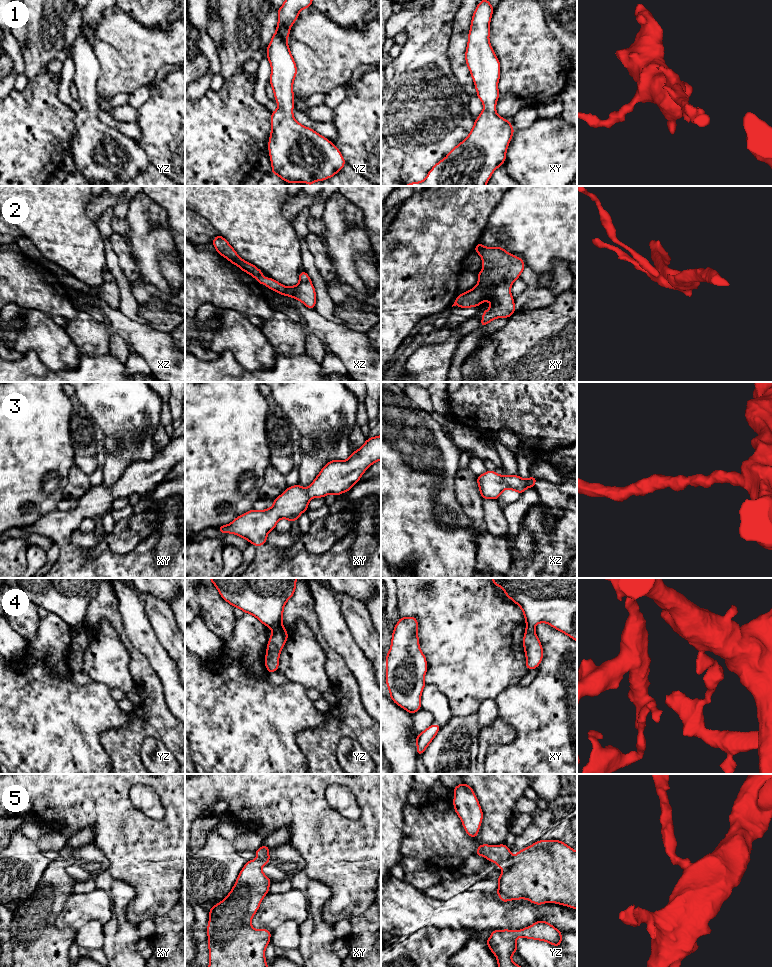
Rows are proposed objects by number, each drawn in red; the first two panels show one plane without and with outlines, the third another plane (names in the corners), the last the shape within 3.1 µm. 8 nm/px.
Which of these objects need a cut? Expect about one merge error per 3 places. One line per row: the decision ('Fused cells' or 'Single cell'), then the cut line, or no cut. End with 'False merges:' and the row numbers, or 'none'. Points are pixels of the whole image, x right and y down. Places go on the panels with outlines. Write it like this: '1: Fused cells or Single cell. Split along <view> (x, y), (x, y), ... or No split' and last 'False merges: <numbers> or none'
1: Single cell. No split
2: Fused cells. Split along xy (472, 289), (471, 296), (480, 303)
3: Single cell. No split
4: Fused cells. Split along yz (281, 624), (272, 629)
5: Single cell. No split
False merges: 2, 4

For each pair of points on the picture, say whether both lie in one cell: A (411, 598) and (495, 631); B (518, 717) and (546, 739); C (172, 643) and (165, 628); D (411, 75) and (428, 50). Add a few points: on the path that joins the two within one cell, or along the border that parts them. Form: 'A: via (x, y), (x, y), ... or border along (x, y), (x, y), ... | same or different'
A: via (432, 598), (443, 598), (474, 629) | same
B: via (524, 727), (524, 735), (526, 737), (536, 737) | same
C: via (172, 639), (168, 632) | same
D: via (414, 69), (423, 60), (424, 56) | same

